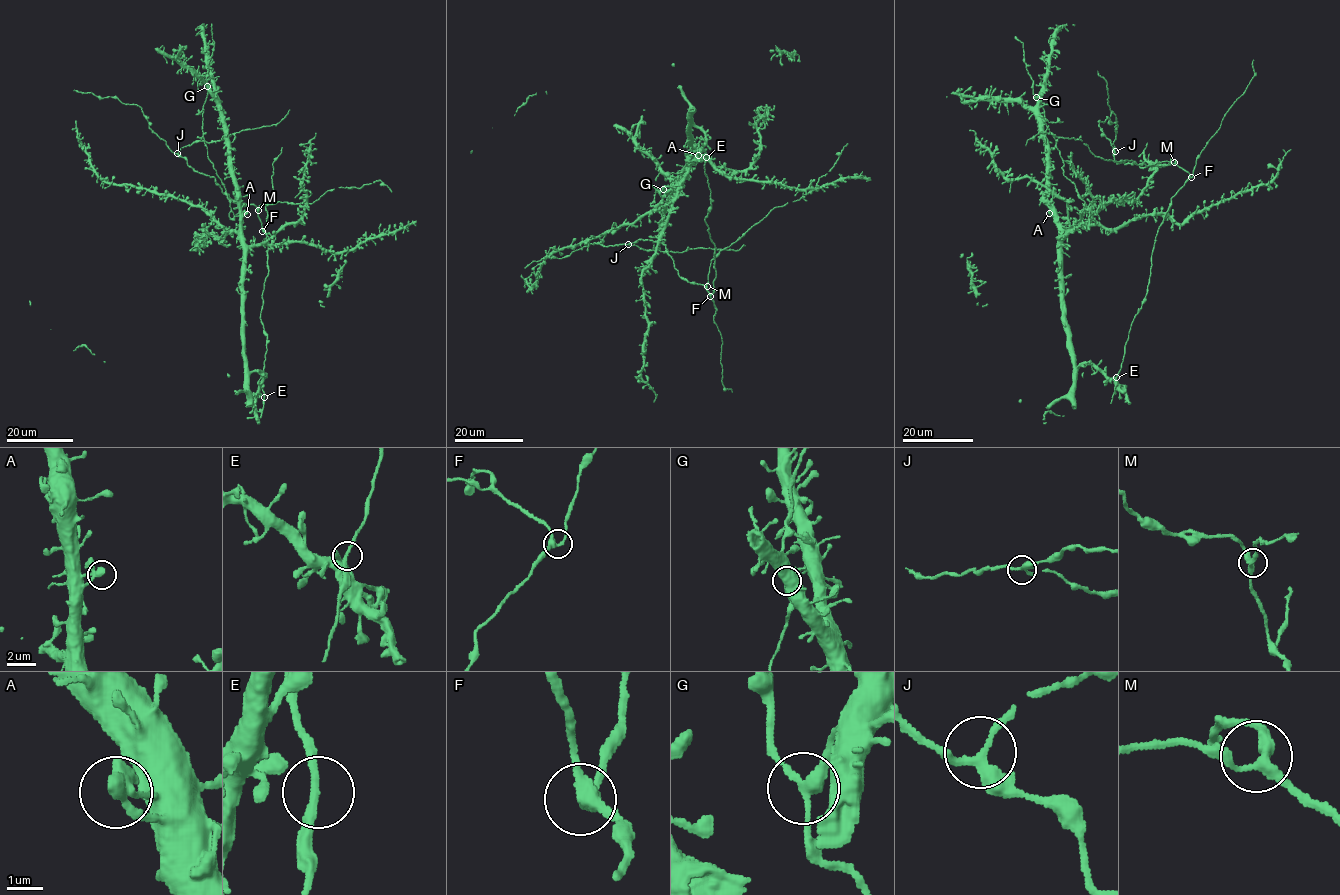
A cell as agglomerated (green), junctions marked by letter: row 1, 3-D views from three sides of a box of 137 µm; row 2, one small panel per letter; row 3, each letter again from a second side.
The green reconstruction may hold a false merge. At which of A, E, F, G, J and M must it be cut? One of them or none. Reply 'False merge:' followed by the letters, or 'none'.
False merge: G

